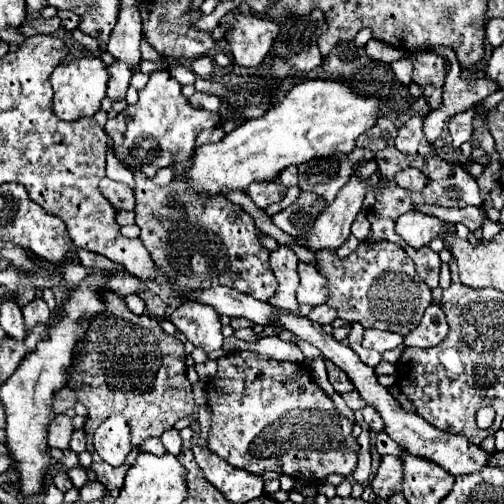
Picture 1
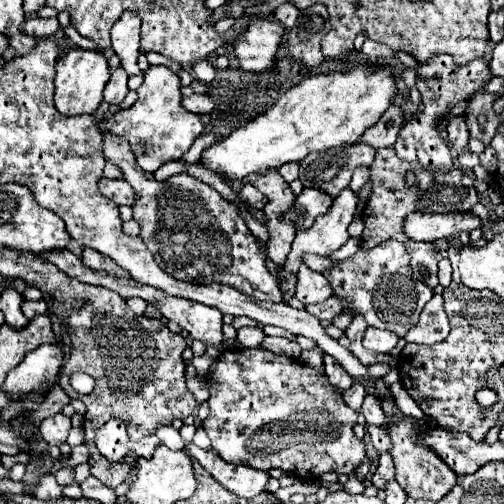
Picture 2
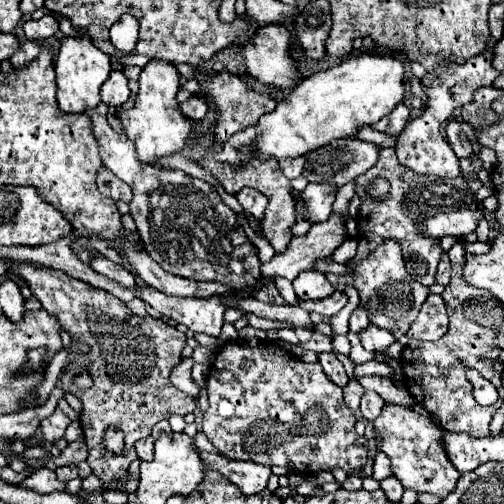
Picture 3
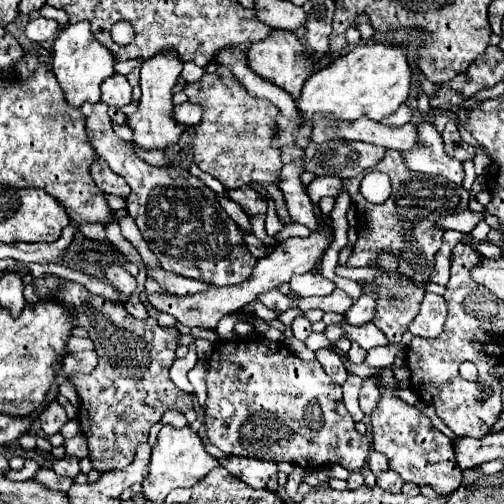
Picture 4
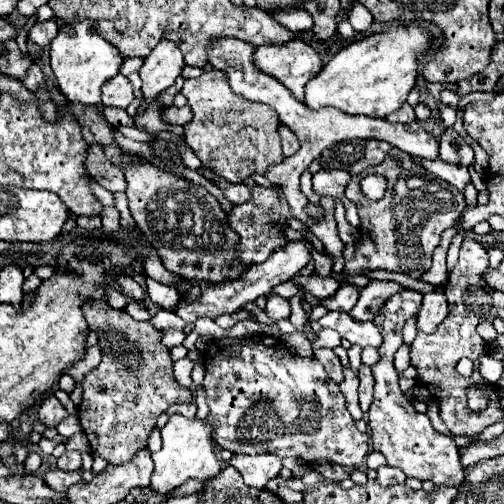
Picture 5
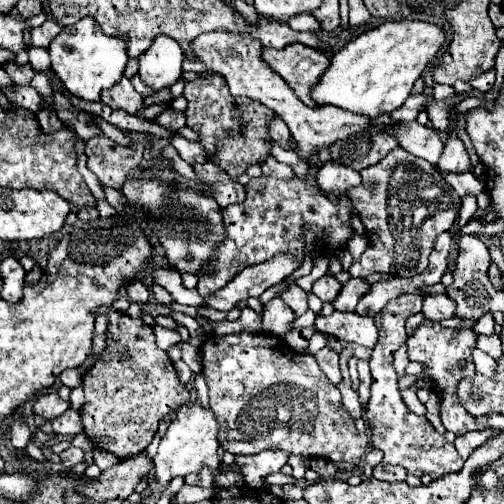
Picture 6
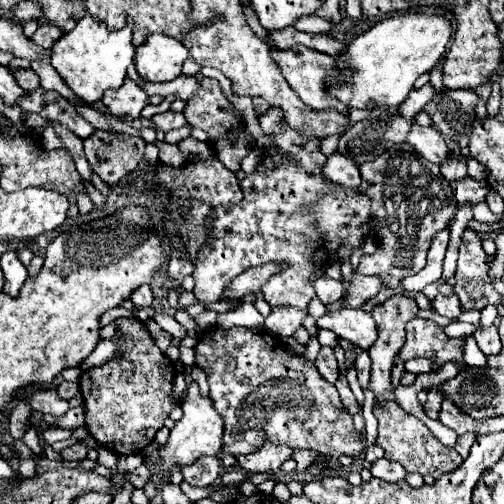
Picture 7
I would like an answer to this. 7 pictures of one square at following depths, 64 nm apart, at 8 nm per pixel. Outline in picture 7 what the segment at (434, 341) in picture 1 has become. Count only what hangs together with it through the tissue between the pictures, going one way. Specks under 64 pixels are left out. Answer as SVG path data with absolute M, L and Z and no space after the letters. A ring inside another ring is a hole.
M438 294L434 300L430 300L430 306L436 314L440 316L446 316L446 318L458 318L462 314L462 308L460 308L460 300L450 294L450 296L442 296Z

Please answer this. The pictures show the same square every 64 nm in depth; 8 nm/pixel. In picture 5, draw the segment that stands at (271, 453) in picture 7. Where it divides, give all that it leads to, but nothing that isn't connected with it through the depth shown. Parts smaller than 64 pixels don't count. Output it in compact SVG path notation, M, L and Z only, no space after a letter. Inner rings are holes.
M234 454L226 464L236 468L242 474L244 482L252 488L266 488L266 482L276 478L282 468L282 460L274 454Z

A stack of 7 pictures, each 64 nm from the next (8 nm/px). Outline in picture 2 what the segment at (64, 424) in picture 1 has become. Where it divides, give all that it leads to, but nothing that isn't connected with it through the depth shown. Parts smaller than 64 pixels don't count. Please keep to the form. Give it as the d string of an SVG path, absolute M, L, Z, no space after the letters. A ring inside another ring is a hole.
M64 414L46 418L40 424L40 434L50 446L60 446L62 442L66 442L68 432L70 432L70 418Z

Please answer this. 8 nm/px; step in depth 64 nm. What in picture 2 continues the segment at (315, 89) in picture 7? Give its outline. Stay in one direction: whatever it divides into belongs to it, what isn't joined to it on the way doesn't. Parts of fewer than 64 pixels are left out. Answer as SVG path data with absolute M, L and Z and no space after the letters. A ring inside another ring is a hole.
M252 20L248 28L232 42L238 64L246 72L264 74L274 64L274 54L278 50L278 42L284 34L280 22L272 20Z

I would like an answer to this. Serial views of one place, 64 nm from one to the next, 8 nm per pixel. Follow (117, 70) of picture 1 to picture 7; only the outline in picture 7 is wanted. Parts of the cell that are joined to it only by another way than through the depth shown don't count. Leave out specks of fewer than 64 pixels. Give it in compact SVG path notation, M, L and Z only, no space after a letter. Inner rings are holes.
M126 78L120 88L104 92L102 102L108 106L108 110L114 116L138 118L142 108L148 104L148 96L146 96L146 92L136 82Z

